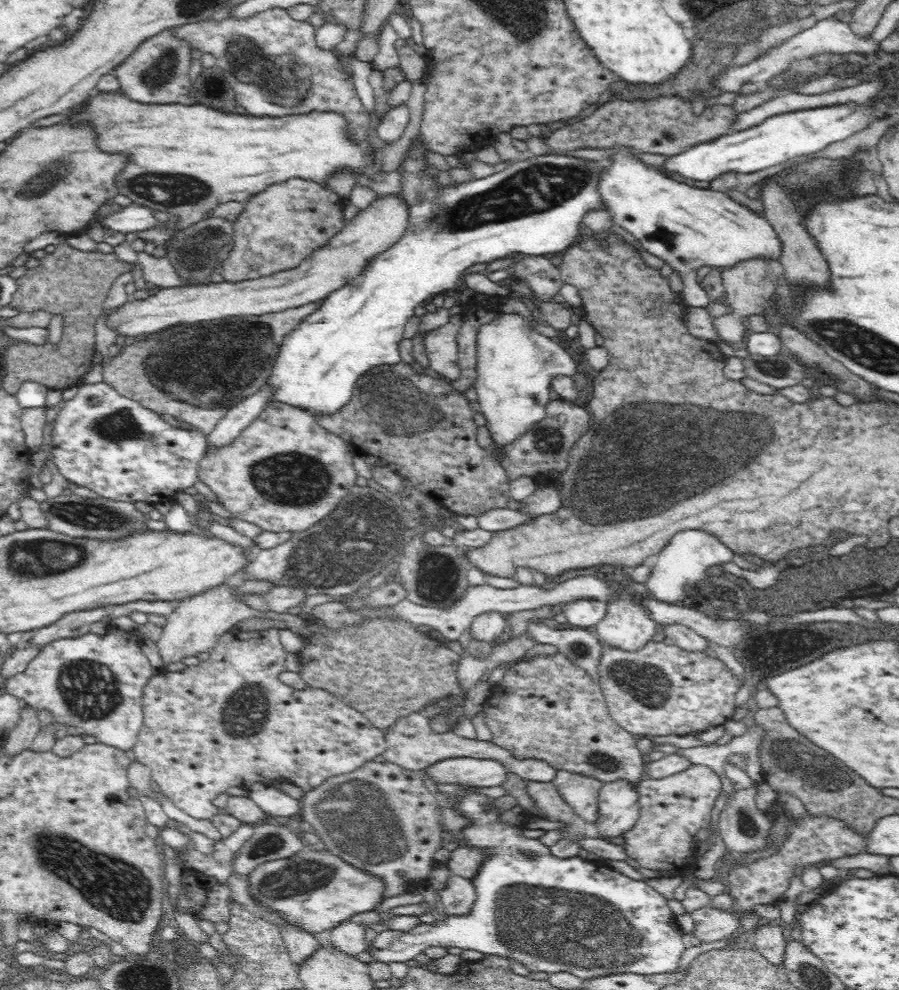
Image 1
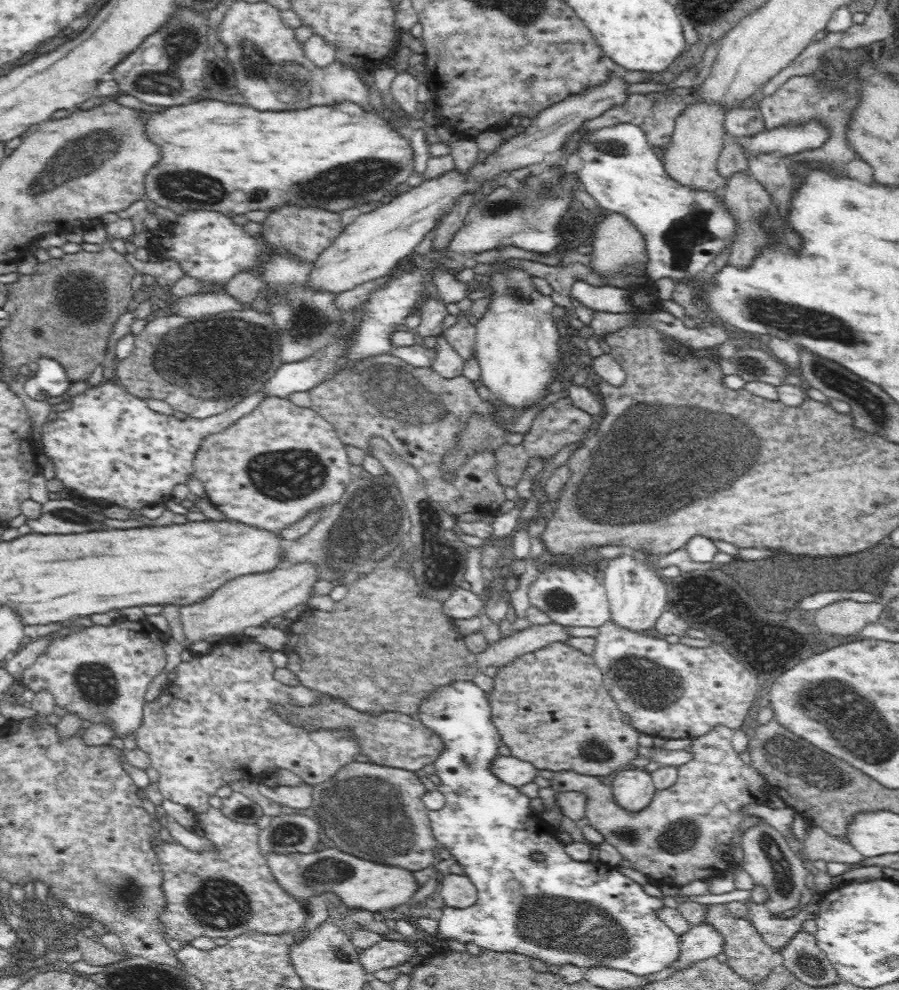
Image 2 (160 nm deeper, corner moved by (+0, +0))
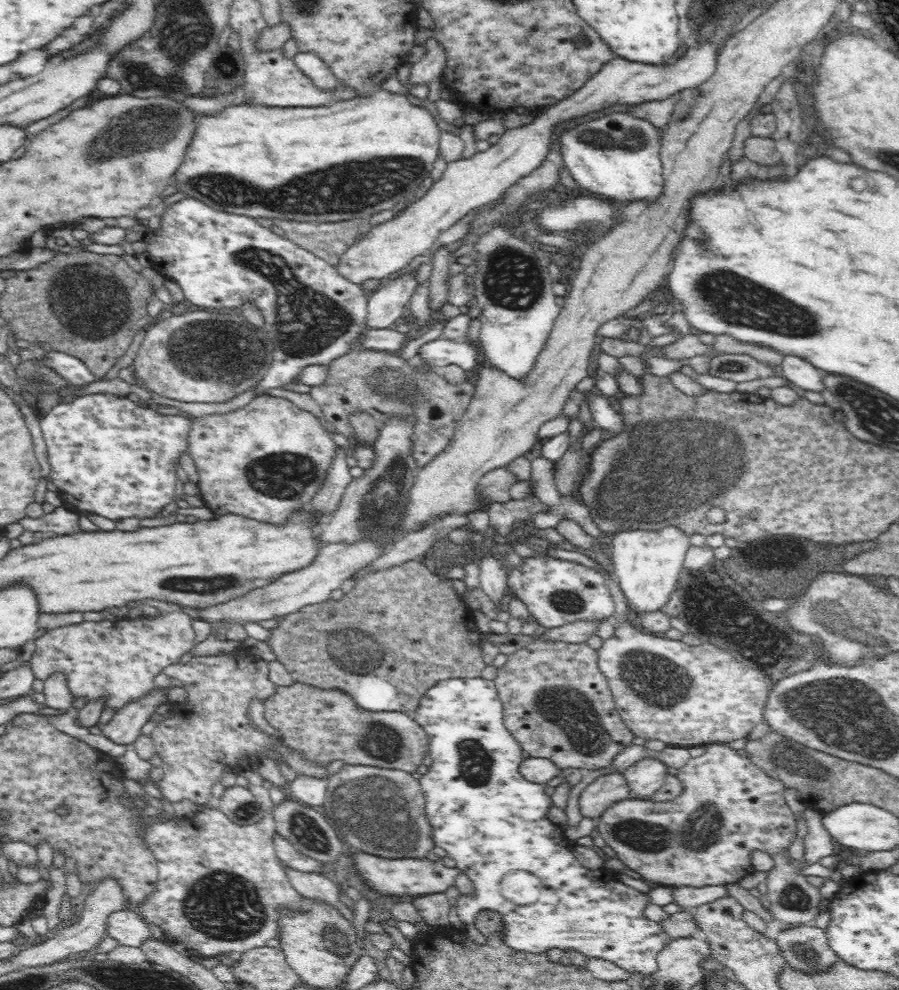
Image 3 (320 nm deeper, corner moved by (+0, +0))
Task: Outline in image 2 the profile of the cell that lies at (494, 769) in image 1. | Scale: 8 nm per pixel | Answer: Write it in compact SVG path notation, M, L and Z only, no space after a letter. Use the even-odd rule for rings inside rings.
M513 756L496 757L491 764L491 769L502 782L516 787L534 782L539 774L539 769L531 762Z

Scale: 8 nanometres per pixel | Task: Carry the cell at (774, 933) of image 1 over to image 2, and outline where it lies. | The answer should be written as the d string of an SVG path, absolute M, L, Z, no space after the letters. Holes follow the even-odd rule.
M814 895L813 900L801 907L801 910L793 917L781 918L768 909L765 904L746 900L745 905L749 914L749 923L754 926L756 932L762 935L764 942L778 952L793 939L793 936L803 930L802 923L805 920L812 920L815 914L819 913L821 899Z

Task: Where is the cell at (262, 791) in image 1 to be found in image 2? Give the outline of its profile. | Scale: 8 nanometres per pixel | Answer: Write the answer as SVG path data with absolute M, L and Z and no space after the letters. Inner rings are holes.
M301 782L295 786L279 785L277 788L269 788L262 783L258 786L262 796L266 796L282 806L303 810L312 806L312 789L314 789L314 785L307 782Z

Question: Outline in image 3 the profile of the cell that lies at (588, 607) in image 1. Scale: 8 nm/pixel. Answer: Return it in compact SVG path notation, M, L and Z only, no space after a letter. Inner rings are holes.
M534 550L532 556L521 558L518 567L509 565L506 570L507 588L527 606L539 625L547 629L562 628L576 620L596 621L614 614L614 597L600 571L548 553Z

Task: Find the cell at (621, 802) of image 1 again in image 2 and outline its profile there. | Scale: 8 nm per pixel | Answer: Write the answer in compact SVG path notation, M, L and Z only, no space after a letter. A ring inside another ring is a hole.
M624 768L607 779L617 805L636 813L652 802L656 792L650 772L644 768Z

